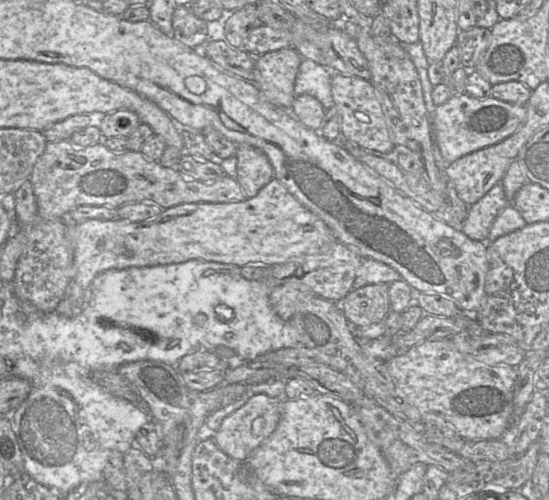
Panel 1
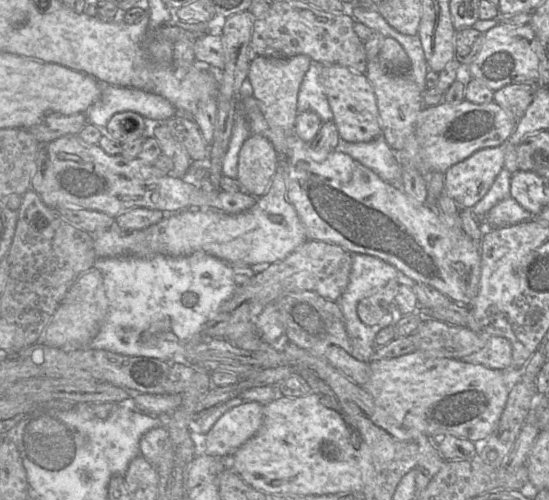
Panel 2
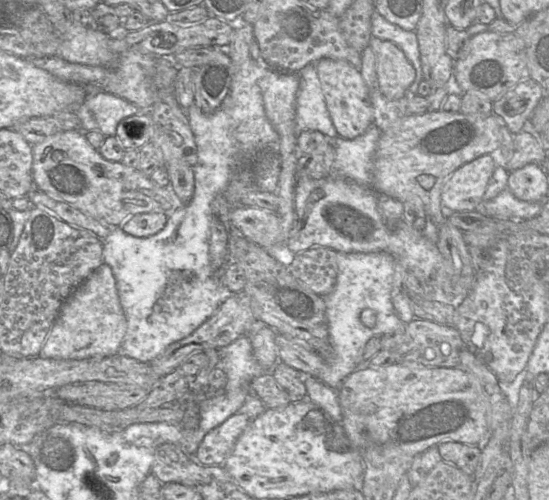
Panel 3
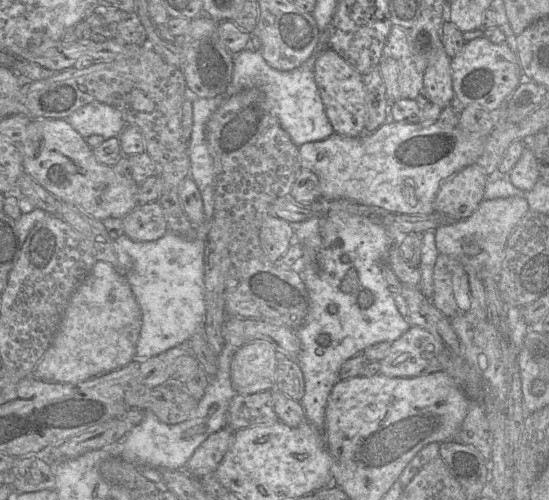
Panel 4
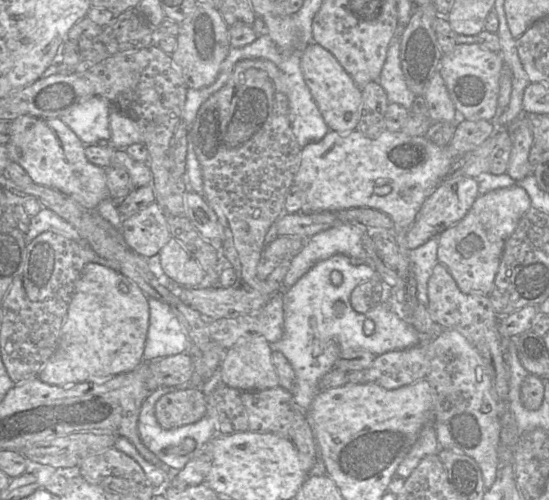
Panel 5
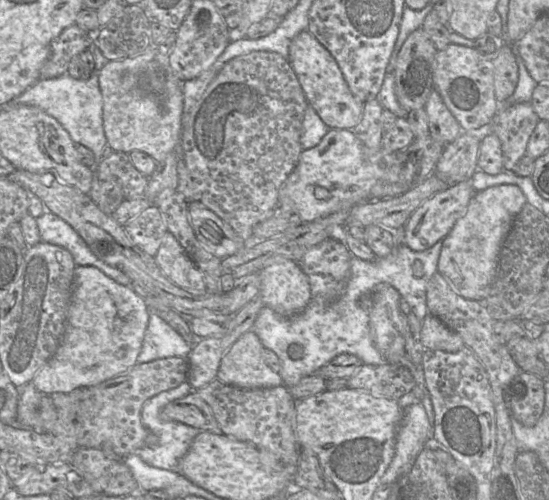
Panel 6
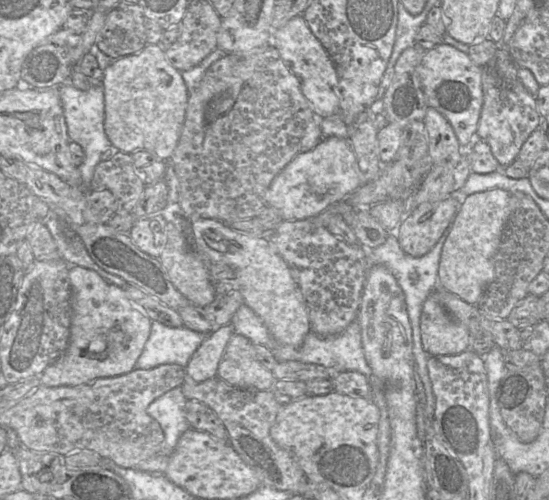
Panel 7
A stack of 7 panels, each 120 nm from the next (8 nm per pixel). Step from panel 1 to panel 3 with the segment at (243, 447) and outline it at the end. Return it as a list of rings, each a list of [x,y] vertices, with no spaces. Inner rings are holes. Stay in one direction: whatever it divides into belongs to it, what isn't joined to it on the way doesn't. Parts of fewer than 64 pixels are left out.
[[[235,413],[230,416],[204,436],[193,455],[194,459],[206,466],[222,465],[250,421],[245,414]]]

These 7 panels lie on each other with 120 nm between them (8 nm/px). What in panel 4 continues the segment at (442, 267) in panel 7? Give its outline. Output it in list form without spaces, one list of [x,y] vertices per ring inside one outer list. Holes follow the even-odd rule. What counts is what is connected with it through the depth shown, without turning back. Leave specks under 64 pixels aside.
[[[520,196],[483,199],[478,208],[466,219],[441,226],[434,231],[438,253],[453,257],[465,267],[473,268],[480,279],[498,278],[507,240],[528,211],[527,200]]]

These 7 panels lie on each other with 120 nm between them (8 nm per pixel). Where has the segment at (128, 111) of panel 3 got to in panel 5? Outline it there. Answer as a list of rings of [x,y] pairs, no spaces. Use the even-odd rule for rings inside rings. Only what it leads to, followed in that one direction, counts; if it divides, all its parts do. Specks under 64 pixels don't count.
[[[93,96],[80,102],[60,119],[85,145],[111,139],[109,114],[114,105],[107,99]]]

